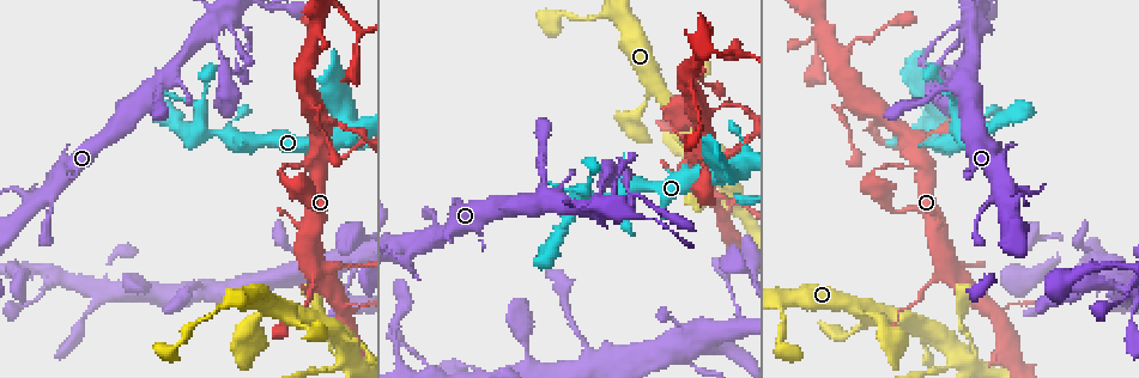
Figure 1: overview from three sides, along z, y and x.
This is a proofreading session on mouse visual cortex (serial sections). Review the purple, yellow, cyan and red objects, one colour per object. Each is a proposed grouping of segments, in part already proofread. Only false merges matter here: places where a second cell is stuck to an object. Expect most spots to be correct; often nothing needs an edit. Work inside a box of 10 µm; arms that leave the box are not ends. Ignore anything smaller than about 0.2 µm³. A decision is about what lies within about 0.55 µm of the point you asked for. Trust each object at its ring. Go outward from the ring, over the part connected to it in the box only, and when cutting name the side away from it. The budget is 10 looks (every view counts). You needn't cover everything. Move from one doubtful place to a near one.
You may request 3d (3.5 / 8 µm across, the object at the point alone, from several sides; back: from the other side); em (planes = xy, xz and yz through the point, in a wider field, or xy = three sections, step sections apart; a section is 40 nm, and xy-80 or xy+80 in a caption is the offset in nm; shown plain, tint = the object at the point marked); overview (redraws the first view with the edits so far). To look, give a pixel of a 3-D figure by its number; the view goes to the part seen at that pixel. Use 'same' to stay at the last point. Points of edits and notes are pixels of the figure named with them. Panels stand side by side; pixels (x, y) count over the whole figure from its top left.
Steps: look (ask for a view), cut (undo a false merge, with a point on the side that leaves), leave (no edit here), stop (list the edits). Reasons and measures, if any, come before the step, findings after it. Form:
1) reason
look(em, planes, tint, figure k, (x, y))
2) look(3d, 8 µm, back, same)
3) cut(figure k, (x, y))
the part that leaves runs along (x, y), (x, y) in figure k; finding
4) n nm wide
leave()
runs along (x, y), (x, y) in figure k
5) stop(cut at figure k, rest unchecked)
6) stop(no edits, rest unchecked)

side arm on a straight run
look(3d, 3.5 µm, figure 1, (952, 271))

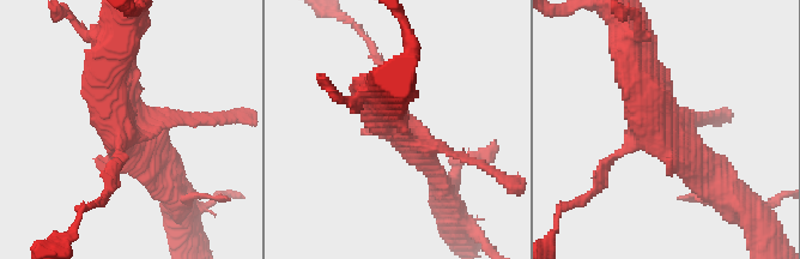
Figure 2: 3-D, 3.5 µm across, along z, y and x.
look(em, xy, step 5, tint, figure 2, (394, 129))

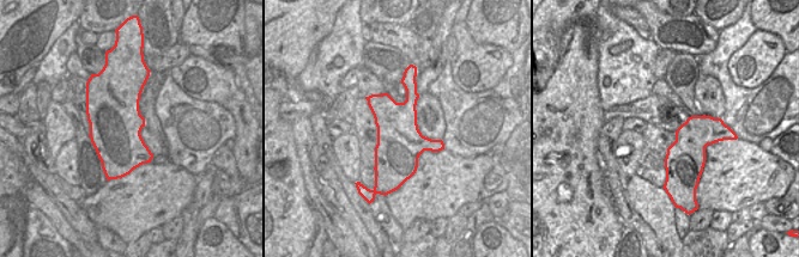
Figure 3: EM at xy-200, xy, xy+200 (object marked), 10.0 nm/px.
another direction
look(em, xy, step 2, tint, same)

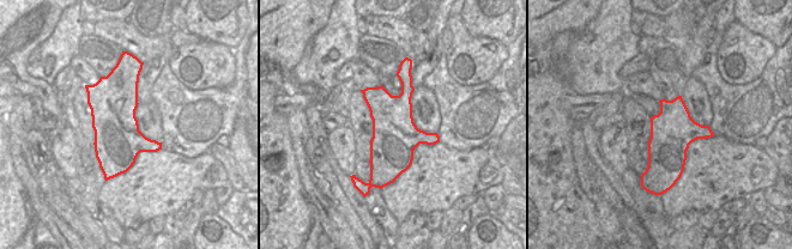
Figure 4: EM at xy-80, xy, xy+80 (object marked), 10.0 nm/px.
leave()
one cell here

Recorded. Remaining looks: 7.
three-way junction
look(3d, 3.5 µm, figure 1, (731, 190))

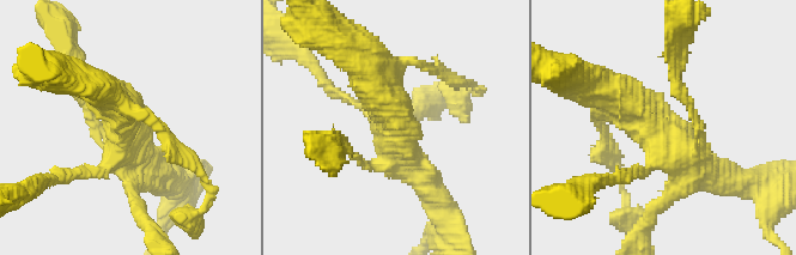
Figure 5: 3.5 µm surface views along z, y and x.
need the tissue
look(em, xy, step 3, tint, figure 5, (664, 136))

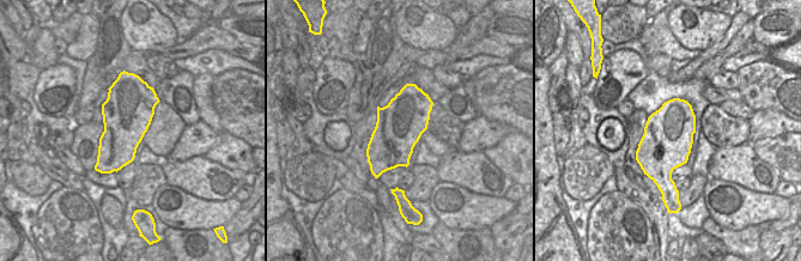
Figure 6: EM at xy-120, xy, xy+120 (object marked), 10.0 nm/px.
480 nm wide
leave()
runs along (611, 89), (699, 169), (717, 169) in figure 5; all the same cell

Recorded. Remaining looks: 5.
four-way junction
look(3d, 3.5 µm, figure 1, (912, 145))

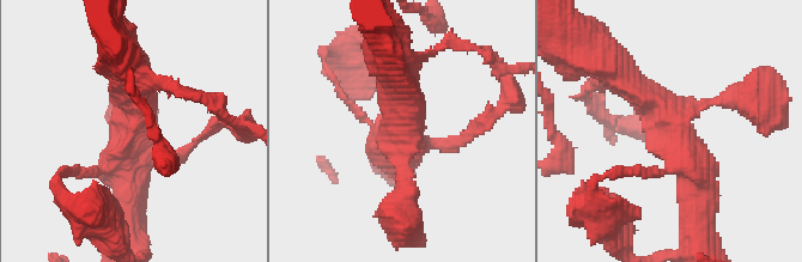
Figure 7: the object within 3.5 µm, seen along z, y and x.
look(em, xy, step 5, tint, figure 7, (131, 123))

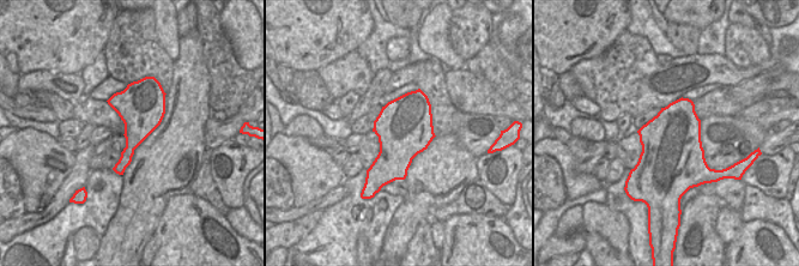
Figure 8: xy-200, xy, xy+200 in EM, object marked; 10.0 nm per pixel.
550 nm wide
leave()
runs along (699, 200), (674, 123), (617, 72) in figure 7; one cell here

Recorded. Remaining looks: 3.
a narrow waist
look(3d, 3.5 µm, figure 1, (210, 28))

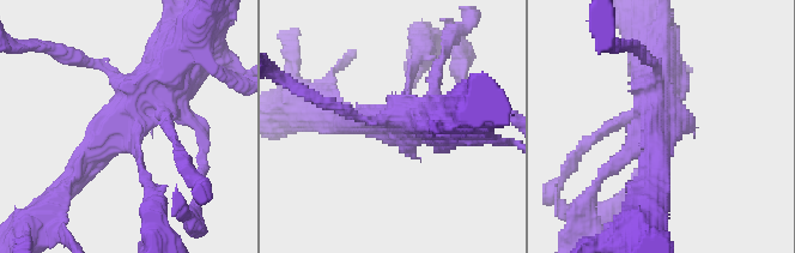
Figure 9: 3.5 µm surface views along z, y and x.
look(em, xy, step 5, tint, figure 9, (122, 127))

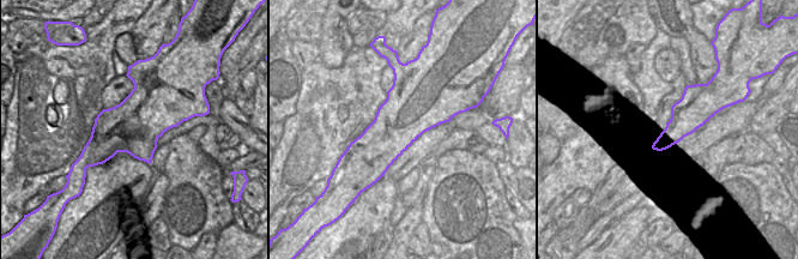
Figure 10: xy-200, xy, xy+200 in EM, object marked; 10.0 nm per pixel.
cut it another way
look(em, xy, step 3, tint, same)

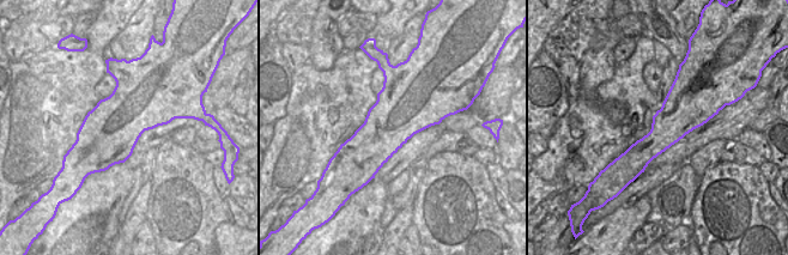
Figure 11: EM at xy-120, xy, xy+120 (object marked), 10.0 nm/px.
leave()
runs along (67, 184), (149, 103), (174, 62) in figure 9; one cell here

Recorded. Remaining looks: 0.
stop(no edits, rest unchecked)

